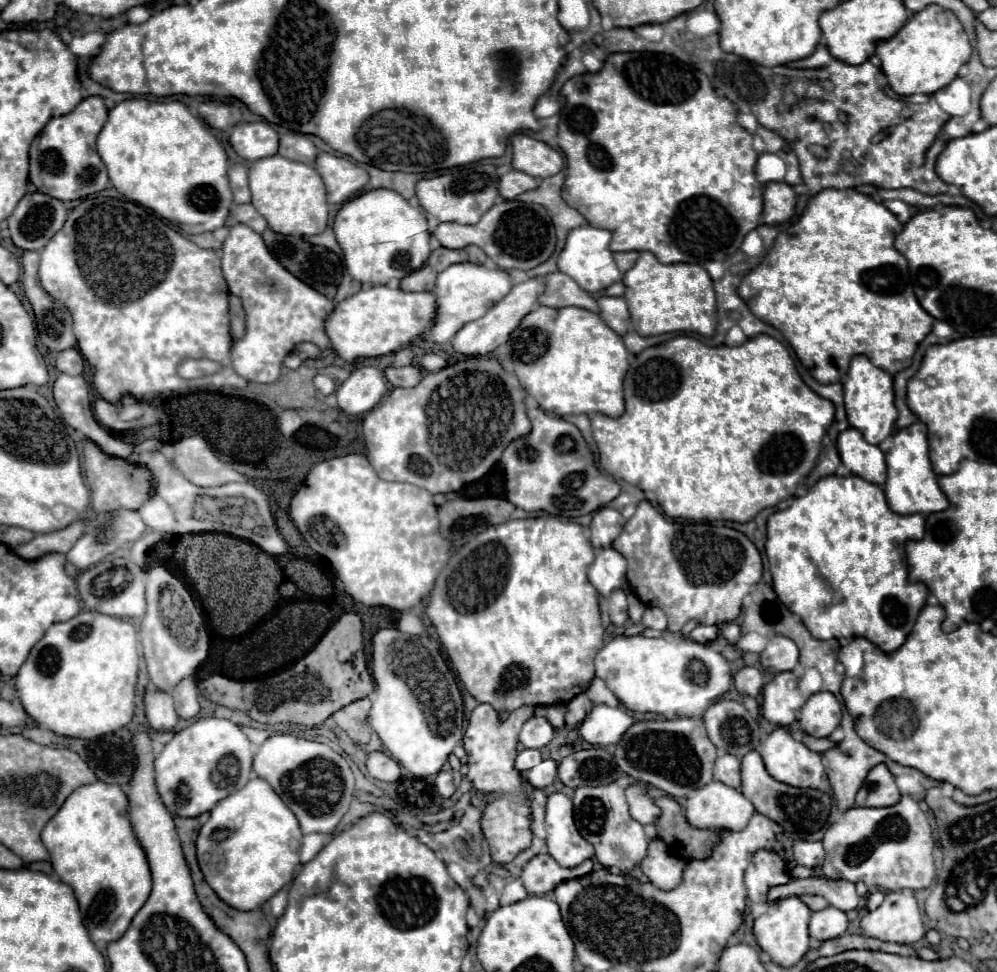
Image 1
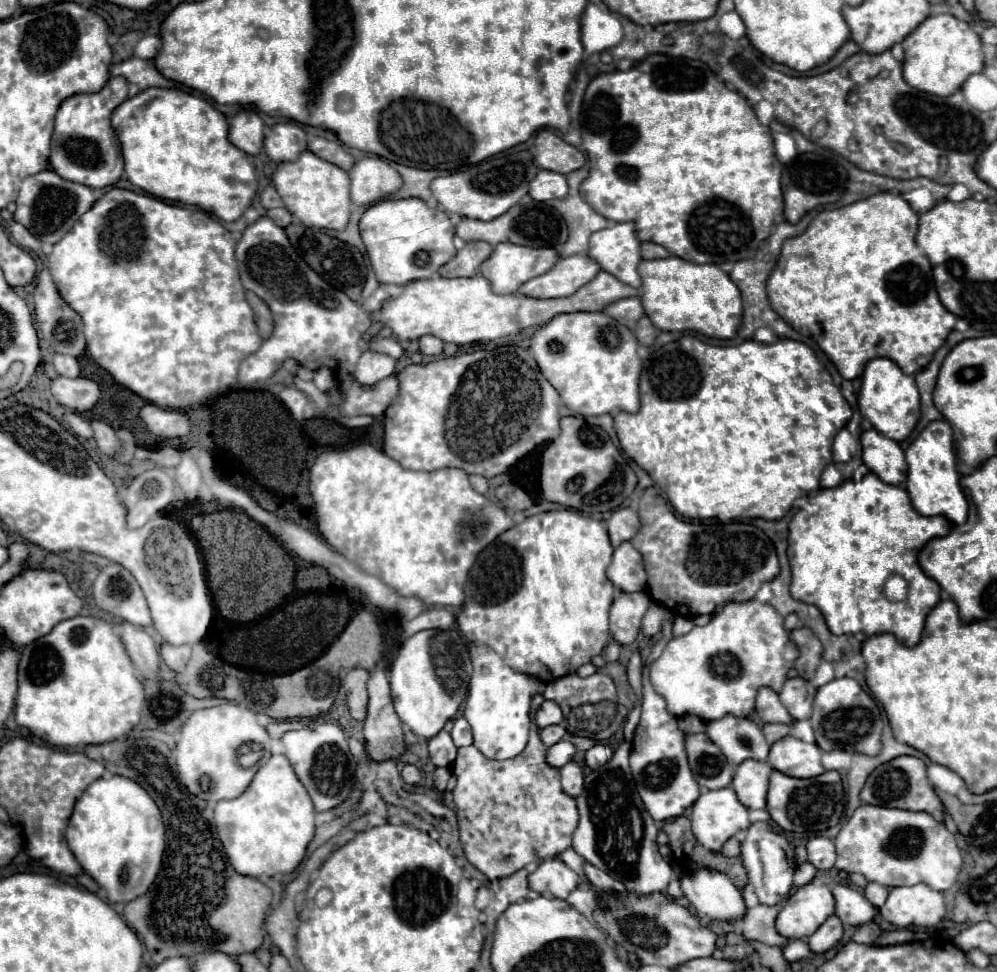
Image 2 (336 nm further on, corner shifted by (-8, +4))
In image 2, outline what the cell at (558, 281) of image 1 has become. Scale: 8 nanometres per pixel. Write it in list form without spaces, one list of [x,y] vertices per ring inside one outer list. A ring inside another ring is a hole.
[[[628,297],[628,299],[620,299],[614,305],[610,305],[608,309],[604,309],[606,315],[614,317],[616,321],[620,321],[622,325],[628,325],[630,329],[634,329],[636,321],[640,317],[644,317],[644,307],[640,297]]]

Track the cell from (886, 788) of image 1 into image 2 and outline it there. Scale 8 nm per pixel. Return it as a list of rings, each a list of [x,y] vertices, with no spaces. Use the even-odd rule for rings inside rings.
[[[896,757],[884,765],[880,765],[878,769],[872,771],[872,775],[868,777],[860,799],[864,803],[870,805],[880,805],[880,807],[894,807],[894,809],[908,809],[908,811],[926,811],[932,817],[936,817],[936,821],[944,823],[944,805],[942,799],[936,795],[934,787],[930,785],[928,777],[926,777],[926,765],[922,759],[918,757]]]

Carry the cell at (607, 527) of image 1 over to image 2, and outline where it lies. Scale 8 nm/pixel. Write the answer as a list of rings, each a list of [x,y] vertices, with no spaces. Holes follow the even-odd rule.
[[[618,507],[618,509],[612,511],[606,525],[608,525],[612,545],[618,547],[620,543],[630,541],[638,533],[640,519],[638,519],[638,513],[632,511],[630,507]]]

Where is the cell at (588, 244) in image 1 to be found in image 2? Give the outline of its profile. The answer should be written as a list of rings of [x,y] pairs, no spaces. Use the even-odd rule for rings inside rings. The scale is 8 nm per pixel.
[[[616,223],[614,227],[594,233],[590,237],[588,255],[622,283],[640,287],[642,279],[638,275],[638,263],[642,257],[634,223]]]

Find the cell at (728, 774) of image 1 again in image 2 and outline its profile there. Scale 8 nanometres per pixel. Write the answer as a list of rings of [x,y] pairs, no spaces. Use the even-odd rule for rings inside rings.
[[[744,761],[736,767],[732,789],[748,809],[764,809],[772,767],[762,761]]]

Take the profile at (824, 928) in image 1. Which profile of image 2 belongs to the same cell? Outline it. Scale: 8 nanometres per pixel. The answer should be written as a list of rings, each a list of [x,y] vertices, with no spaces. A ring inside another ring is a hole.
[[[832,915],[816,929],[814,935],[810,935],[808,947],[812,949],[812,953],[826,953],[834,945],[838,945],[840,939],[842,939],[842,923],[836,915]]]

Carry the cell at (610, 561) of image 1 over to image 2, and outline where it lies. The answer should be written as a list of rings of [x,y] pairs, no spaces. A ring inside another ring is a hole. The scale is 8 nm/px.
[[[624,543],[618,549],[614,549],[614,557],[606,569],[606,575],[620,591],[632,593],[646,589],[642,555],[630,543]]]

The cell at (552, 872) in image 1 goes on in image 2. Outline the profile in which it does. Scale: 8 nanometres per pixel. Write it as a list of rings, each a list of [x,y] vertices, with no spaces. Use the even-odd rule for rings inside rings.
[[[546,859],[532,875],[528,875],[528,885],[532,891],[558,899],[566,899],[578,887],[578,883],[580,875],[566,867],[560,859]]]

